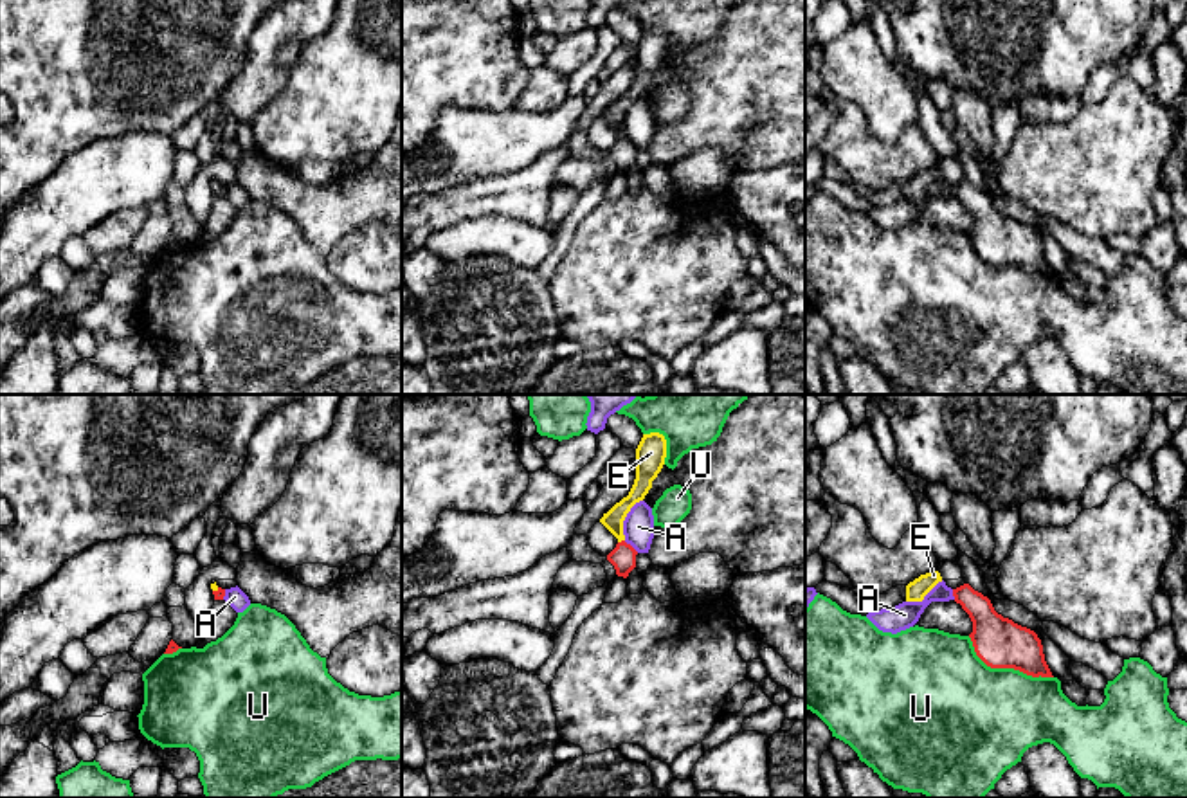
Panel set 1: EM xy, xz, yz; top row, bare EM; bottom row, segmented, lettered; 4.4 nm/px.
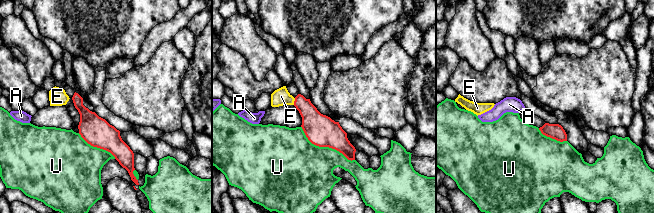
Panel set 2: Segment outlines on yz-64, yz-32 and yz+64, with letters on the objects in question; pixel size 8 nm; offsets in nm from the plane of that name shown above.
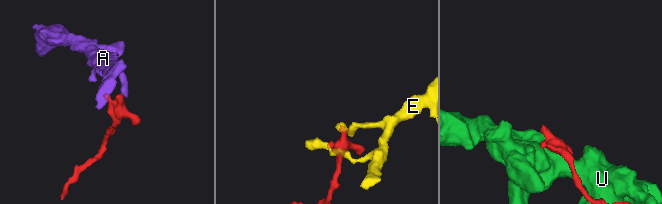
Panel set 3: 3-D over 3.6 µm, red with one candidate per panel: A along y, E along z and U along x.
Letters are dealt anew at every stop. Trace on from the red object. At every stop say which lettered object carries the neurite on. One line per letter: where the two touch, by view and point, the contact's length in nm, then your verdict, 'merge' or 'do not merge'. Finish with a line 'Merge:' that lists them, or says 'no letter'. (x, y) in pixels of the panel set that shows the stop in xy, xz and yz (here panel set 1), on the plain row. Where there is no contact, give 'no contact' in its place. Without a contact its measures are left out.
A: xz (629, 141) | 90 nm | do not merge
E: xz (622, 137) | 40 nm | merge
U: yz (1005, 263) | 420 nm | do not merge
Merge: E

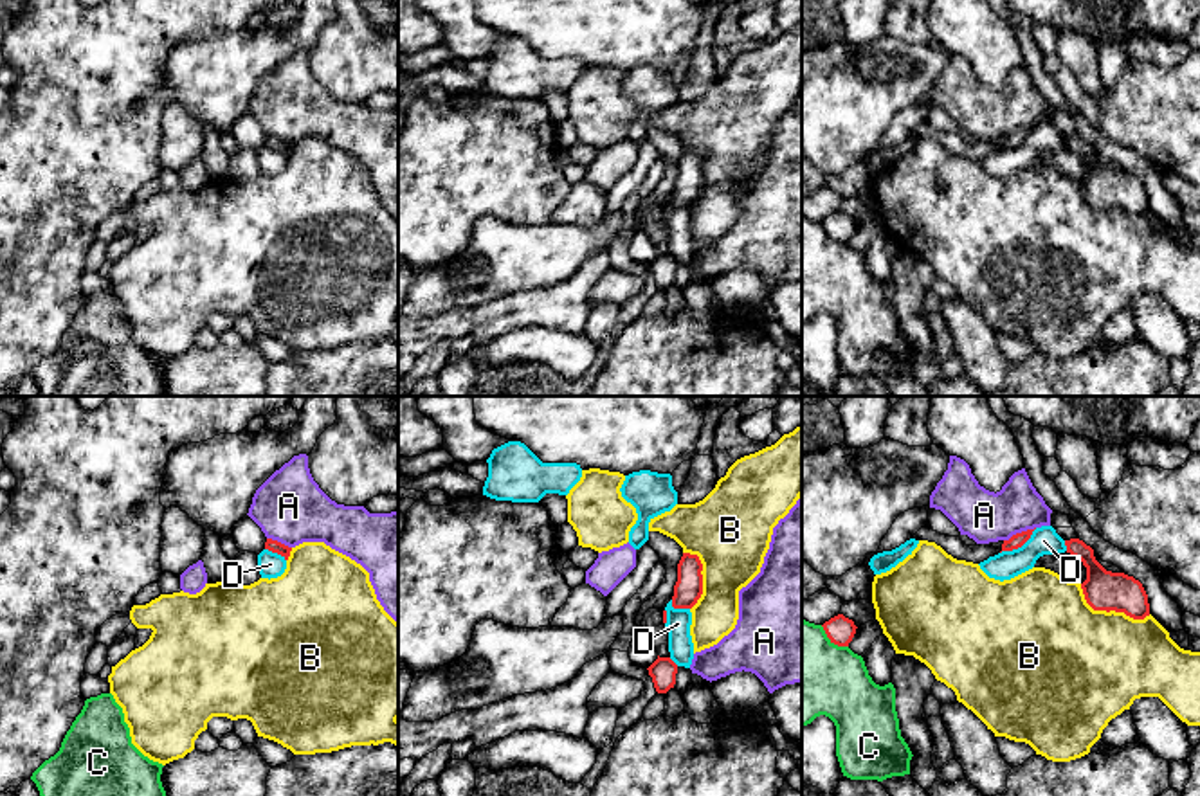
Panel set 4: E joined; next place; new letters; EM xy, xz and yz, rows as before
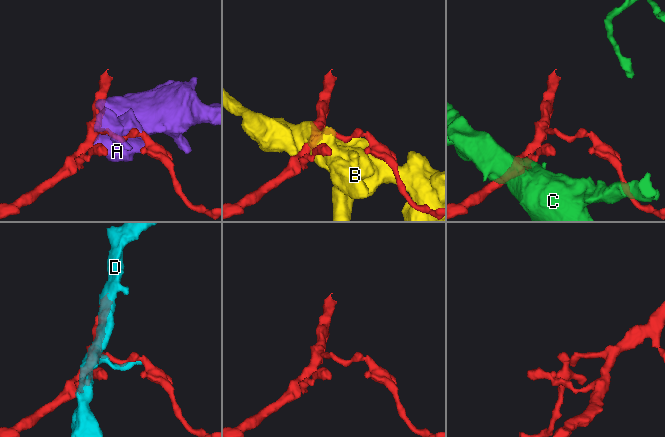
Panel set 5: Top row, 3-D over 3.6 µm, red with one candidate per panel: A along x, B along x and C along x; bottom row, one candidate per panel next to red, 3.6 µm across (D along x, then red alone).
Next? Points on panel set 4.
A: yz (1018, 130) | 160 nm | do not merge
B: yz (1110, 206) | 340 nm | do not merge
C: yz (833, 238) | 160 nm | do not merge
D: yz (1018, 143) | 200 nm | do not merge
Merge: no letter

